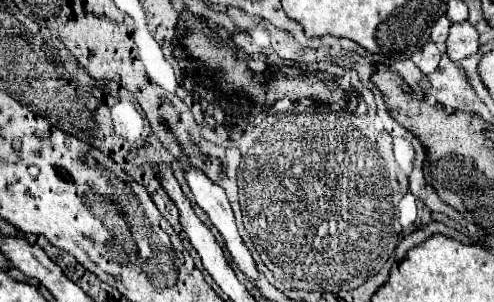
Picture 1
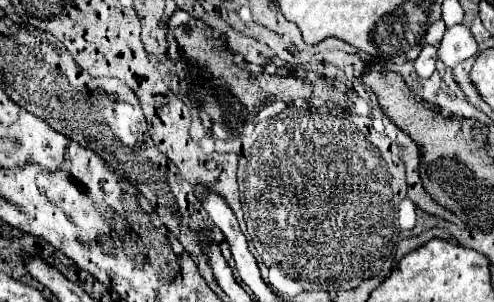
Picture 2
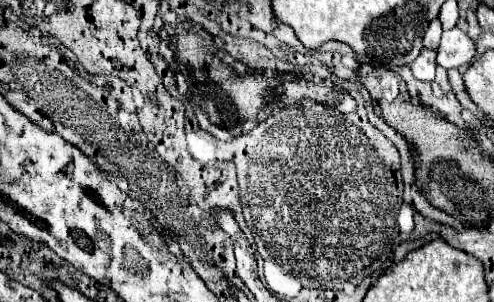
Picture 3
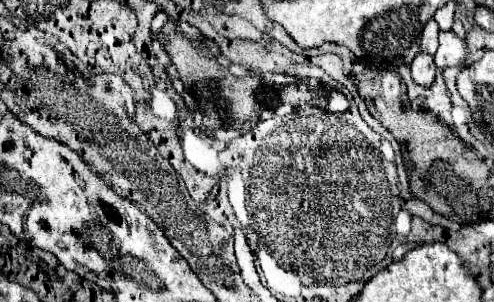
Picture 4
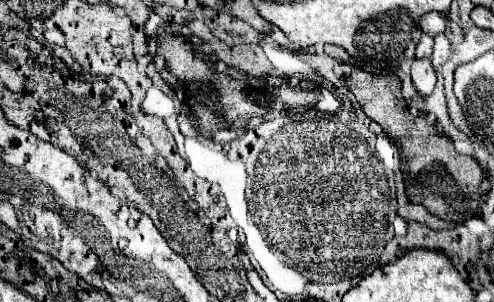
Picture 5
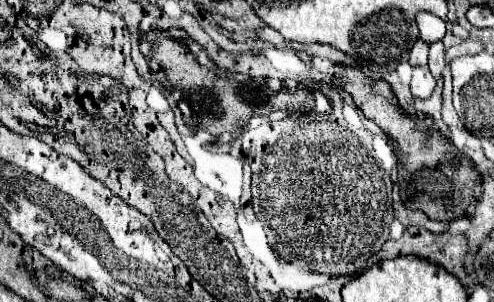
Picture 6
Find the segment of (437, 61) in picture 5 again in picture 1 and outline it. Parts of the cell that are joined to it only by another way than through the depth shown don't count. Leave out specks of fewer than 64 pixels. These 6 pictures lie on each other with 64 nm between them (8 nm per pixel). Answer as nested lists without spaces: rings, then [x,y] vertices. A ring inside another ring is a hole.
[[[460,22],[450,26],[450,34],[446,40],[444,54],[452,62],[460,62],[466,56],[472,56],[478,52],[478,32],[470,22]]]

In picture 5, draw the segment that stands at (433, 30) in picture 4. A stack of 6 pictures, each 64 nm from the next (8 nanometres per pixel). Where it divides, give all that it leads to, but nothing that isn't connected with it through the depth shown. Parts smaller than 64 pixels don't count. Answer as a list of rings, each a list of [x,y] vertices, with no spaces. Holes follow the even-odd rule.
[[[422,36],[420,42],[416,44],[416,58],[428,58],[432,54],[432,44],[434,44],[434,38],[432,36]]]

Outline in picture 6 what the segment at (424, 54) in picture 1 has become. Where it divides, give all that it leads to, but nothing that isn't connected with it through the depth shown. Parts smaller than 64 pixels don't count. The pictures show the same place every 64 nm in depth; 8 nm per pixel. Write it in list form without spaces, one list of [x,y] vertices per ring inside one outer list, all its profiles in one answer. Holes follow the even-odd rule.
[[[428,66],[424,68],[414,68],[412,70],[412,82],[410,82],[410,92],[414,98],[428,98],[434,92],[436,80],[432,80],[432,74],[428,72]]]

